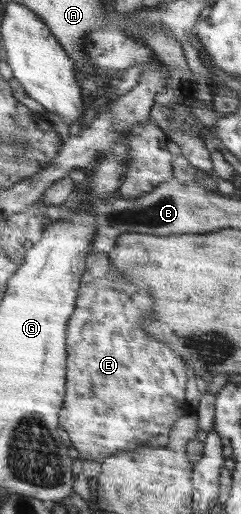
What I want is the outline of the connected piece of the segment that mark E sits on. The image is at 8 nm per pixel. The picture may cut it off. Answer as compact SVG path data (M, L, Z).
M91 252L87 256L85 273L81 278L75 311L73 317L69 319L66 329L66 393L61 412L59 412L59 424L69 435L72 446L78 450L81 460L103 461L108 456L115 455L118 451L142 449L144 446L155 445L155 441L159 440L159 436L167 436L179 420L195 412L191 400L187 400L187 384L191 384L193 378L191 368L187 364L183 364L183 358L173 354L169 346L163 346L157 340L147 338L147 334L139 328L139 324L145 320L145 316L149 316L149 312L153 308L153 302L147 296L147 290L143 288L143 284L139 284L139 280L125 280L125 276L111 264L107 254L109 252Z

